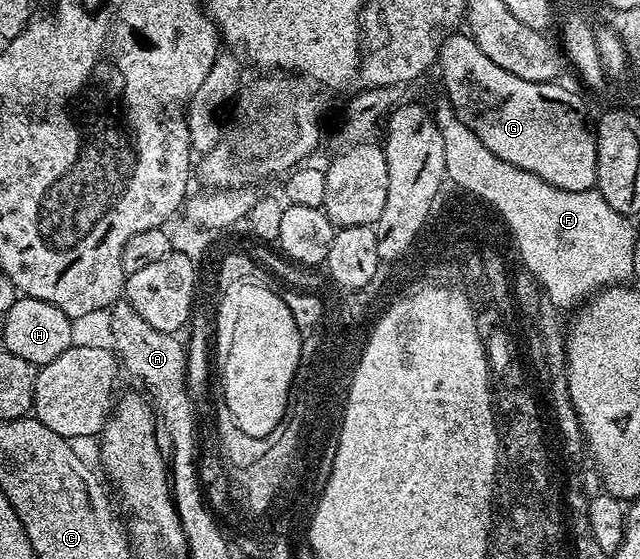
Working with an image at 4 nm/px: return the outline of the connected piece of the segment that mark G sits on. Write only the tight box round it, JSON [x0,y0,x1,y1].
[437,33,597,191]

